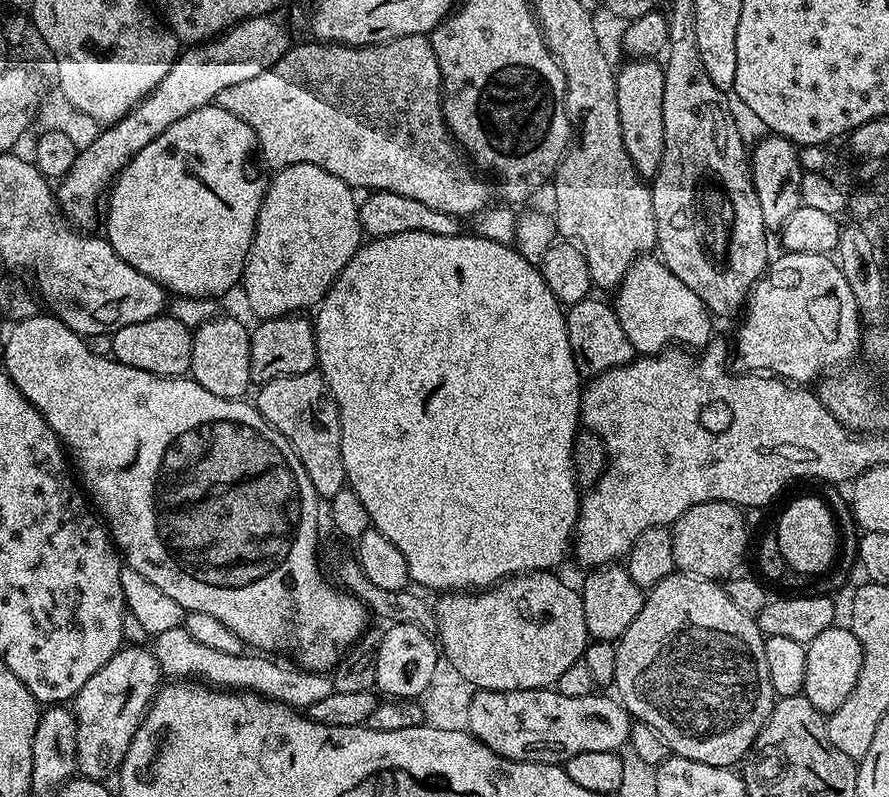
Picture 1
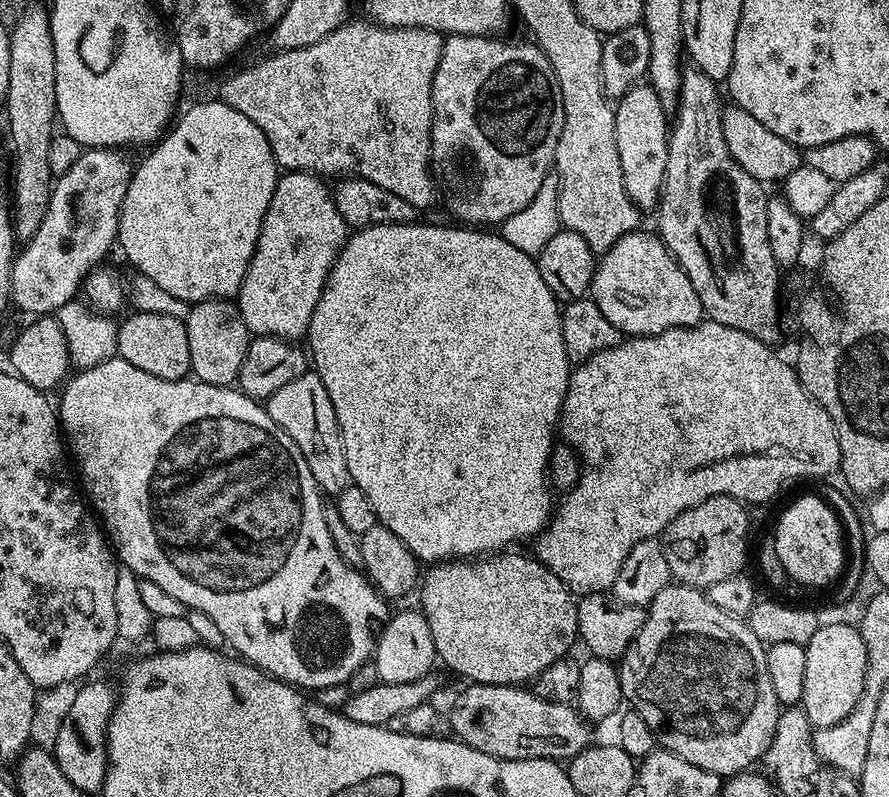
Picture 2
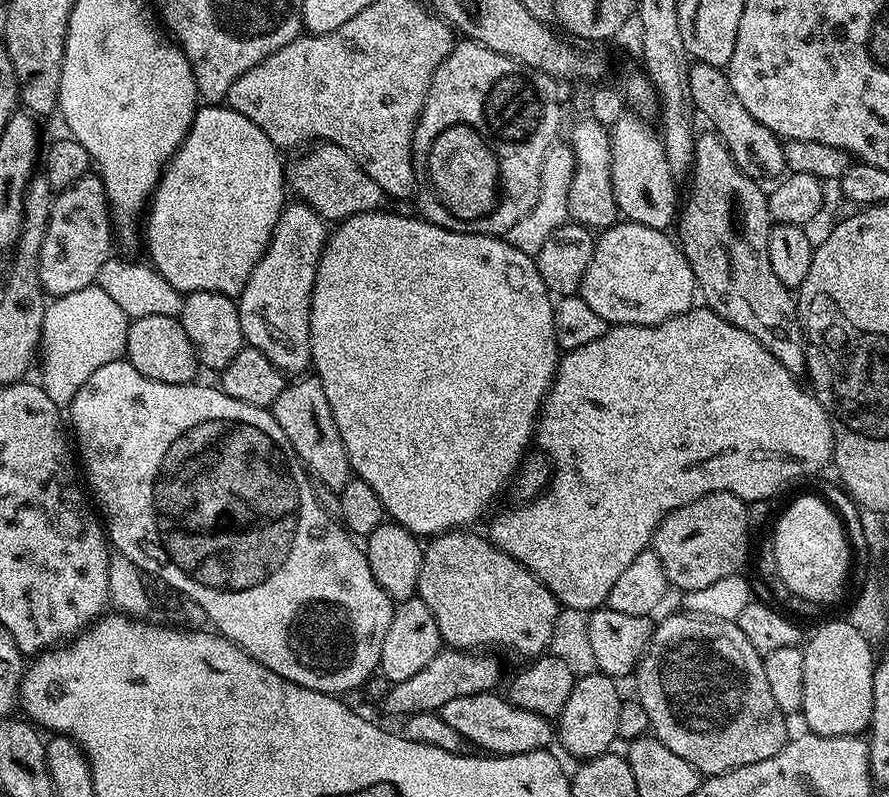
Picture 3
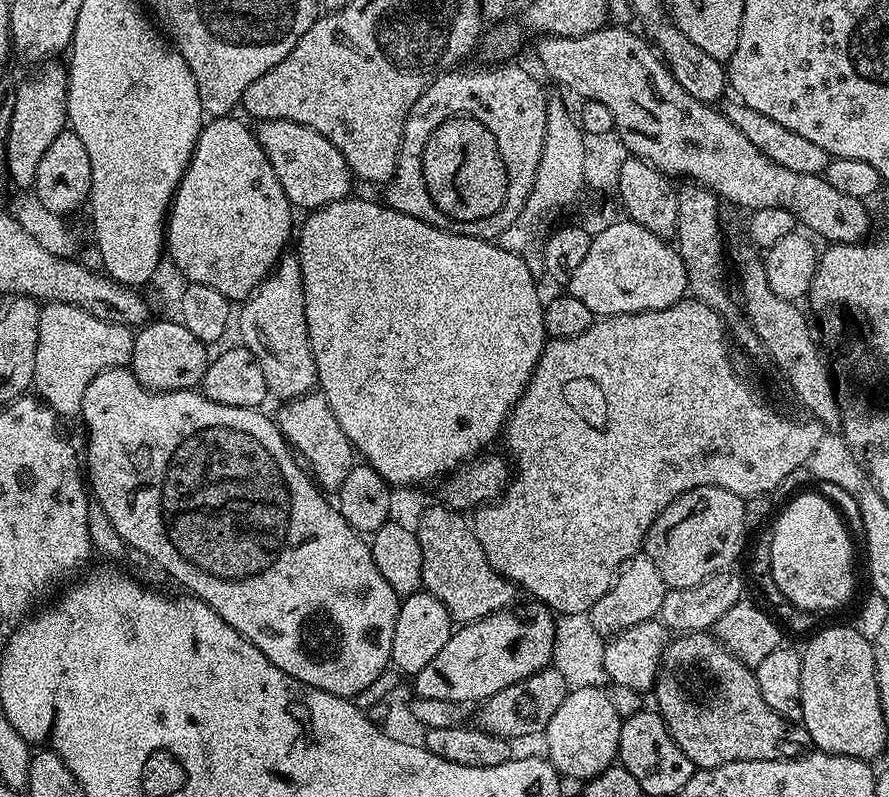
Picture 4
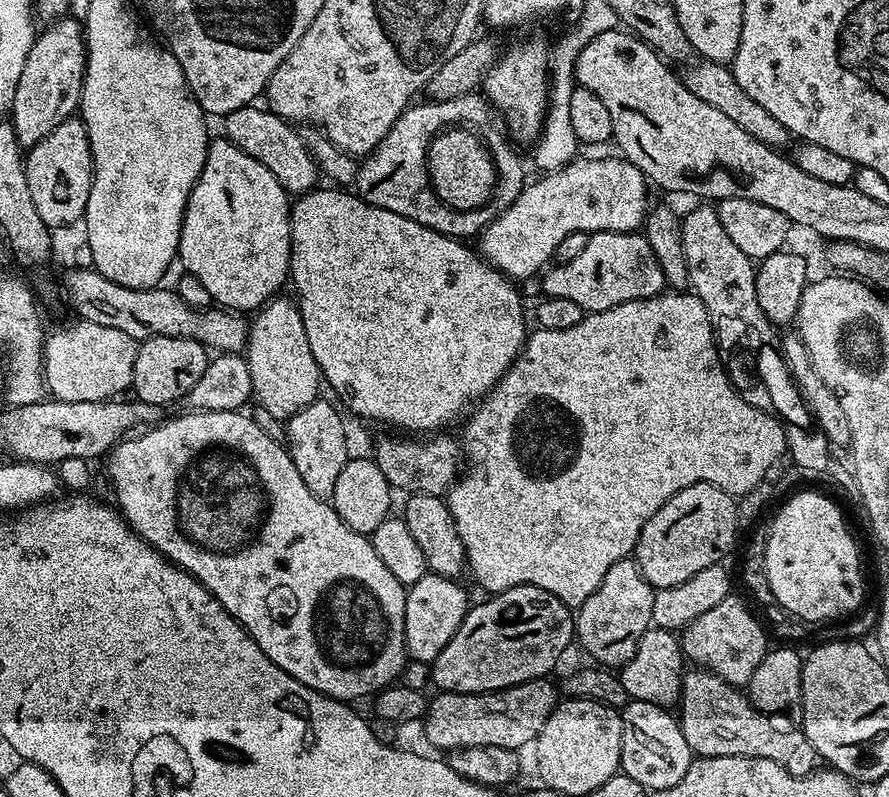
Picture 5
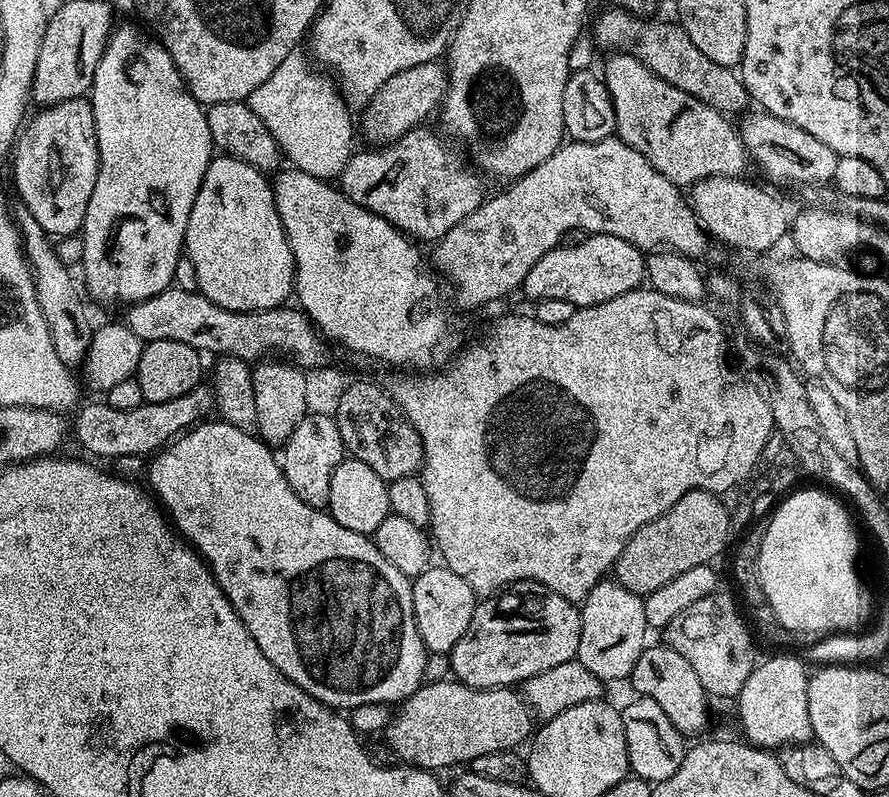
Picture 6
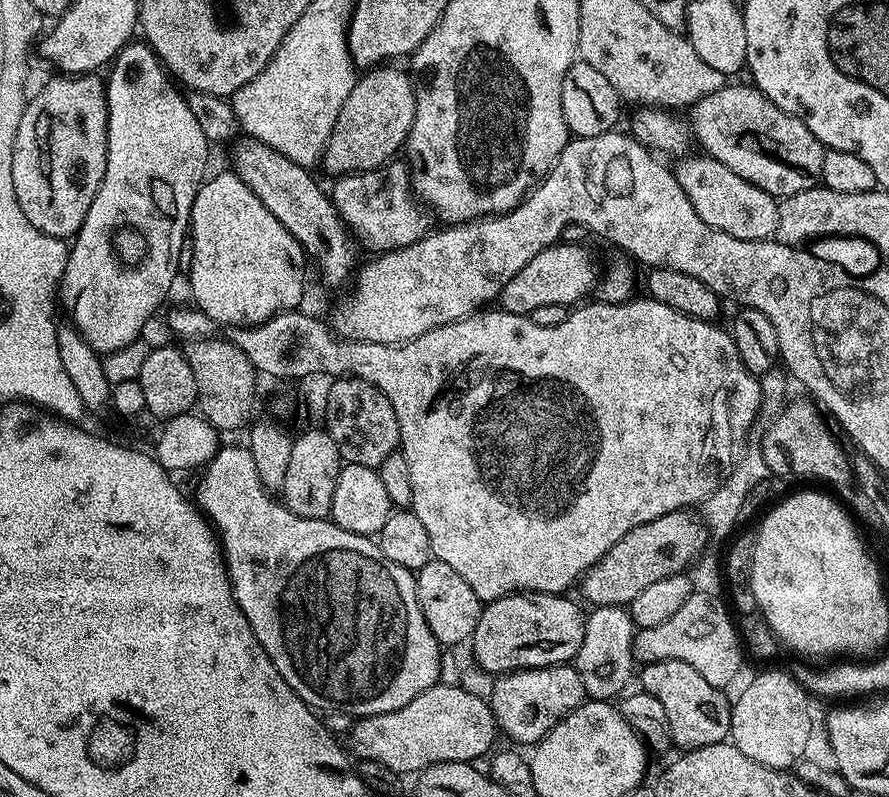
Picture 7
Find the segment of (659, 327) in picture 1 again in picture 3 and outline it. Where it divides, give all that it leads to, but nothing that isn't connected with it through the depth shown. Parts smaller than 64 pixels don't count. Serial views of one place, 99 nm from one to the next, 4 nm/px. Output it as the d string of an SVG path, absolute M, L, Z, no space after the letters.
M617 222L611 228L603 229L595 237L596 249L590 258L590 266L586 266L586 274L580 283L579 296L586 306L598 314L609 326L618 324L661 324L678 314L688 312L697 303L698 289L694 270L690 270L690 262L684 256L684 249L675 239L668 237L667 231L633 224Z

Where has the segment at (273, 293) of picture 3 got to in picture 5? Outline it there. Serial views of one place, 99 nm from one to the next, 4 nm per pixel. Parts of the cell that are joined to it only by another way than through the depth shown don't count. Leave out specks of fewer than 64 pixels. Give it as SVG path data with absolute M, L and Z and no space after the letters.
M280 299L269 300L251 317L246 359L255 403L275 420L287 422L321 395L322 377L318 362L314 362L314 354L310 354L310 341L306 338L306 326L302 326L297 301Z

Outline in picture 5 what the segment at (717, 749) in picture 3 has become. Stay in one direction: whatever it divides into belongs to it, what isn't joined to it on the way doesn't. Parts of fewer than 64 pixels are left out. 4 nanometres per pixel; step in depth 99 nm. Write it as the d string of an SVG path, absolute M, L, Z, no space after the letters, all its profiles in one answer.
M688 670L680 687L678 719L687 744L697 757L762 757L776 761L788 773L796 777L811 776L819 767L820 759L813 743L806 738L803 729L798 728L785 713L762 712L753 707L751 700L737 685L720 680L707 670Z

